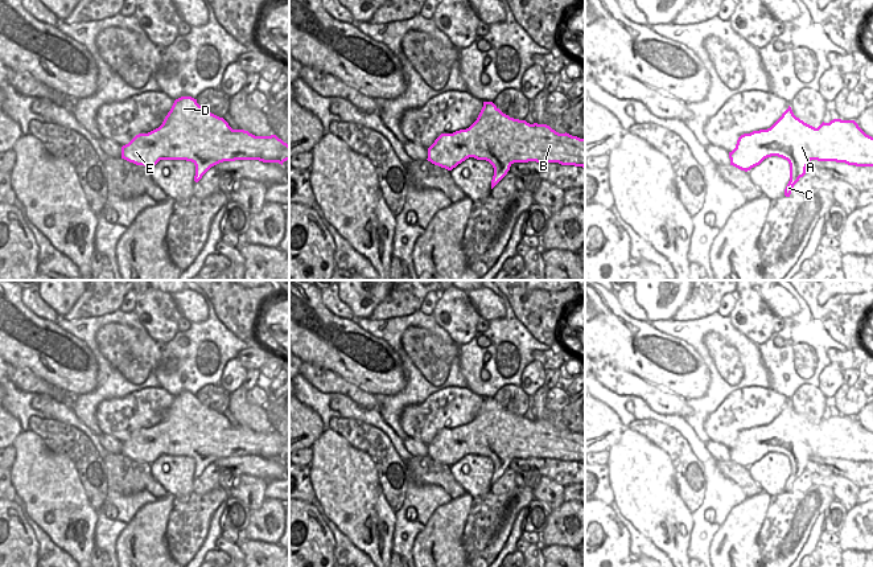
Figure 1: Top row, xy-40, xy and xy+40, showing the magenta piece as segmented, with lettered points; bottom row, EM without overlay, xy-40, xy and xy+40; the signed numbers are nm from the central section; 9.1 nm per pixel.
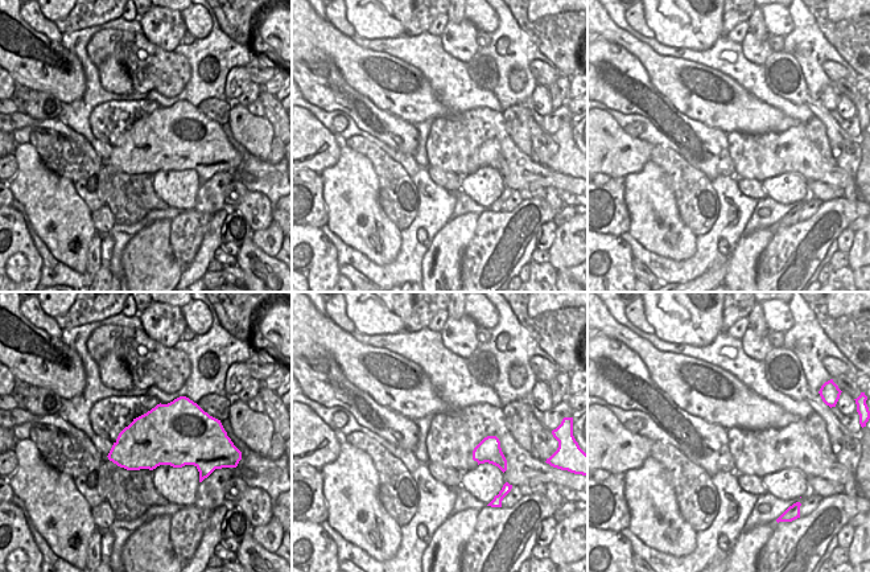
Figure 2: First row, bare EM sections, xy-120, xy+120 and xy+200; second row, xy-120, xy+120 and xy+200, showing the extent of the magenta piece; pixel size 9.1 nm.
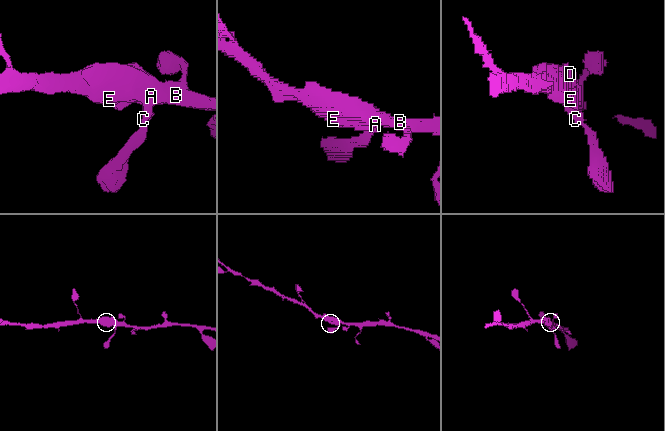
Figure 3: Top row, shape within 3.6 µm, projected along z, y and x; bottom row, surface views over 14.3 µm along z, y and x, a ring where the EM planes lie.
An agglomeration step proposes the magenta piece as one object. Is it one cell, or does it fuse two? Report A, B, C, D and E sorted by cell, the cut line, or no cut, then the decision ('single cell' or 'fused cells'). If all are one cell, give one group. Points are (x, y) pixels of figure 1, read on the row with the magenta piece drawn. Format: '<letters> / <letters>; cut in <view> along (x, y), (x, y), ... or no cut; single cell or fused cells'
A B C D E; no cut; single cell

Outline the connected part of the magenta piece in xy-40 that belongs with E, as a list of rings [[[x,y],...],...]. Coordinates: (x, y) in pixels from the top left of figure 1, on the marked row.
[[[181,96],[174,100],[158,128],[139,133],[122,147],[122,159],[149,168],[160,160],[192,161],[195,165],[194,181],[198,182],[211,167],[223,161],[259,160],[283,165],[289,160],[289,145],[276,135],[255,136],[244,130],[232,130],[223,118],[203,110],[197,99]]]

